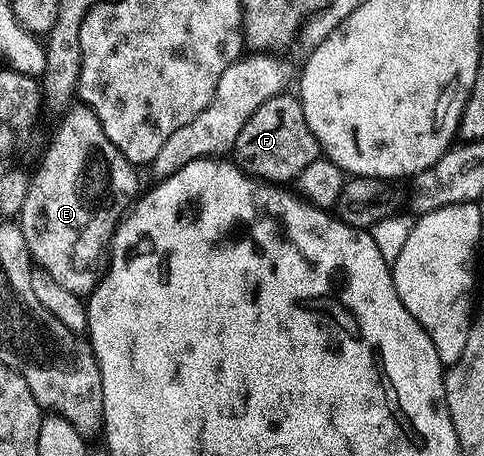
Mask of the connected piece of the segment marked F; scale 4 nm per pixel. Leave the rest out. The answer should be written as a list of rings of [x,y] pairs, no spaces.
[[[291,92],[265,100],[265,104],[245,120],[245,128],[241,128],[241,136],[237,136],[233,151],[233,161],[239,169],[253,178],[276,184],[294,183],[300,172],[320,156],[317,136],[313,136],[309,124],[305,124],[305,112],[298,97]]]

